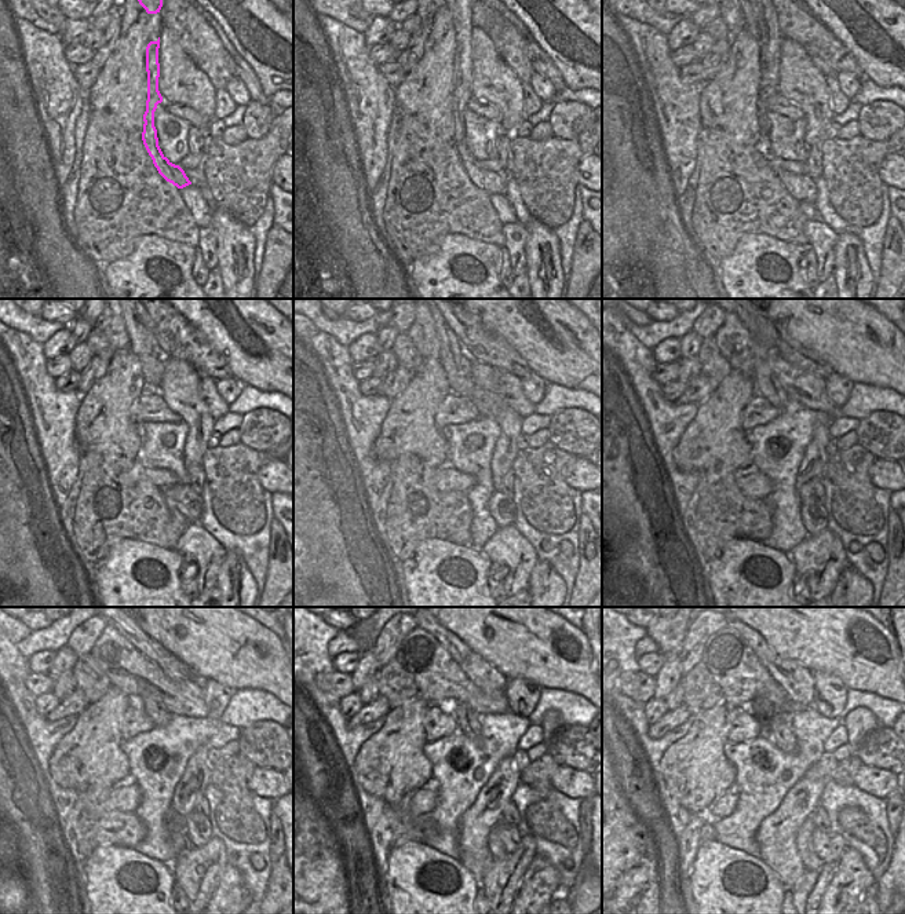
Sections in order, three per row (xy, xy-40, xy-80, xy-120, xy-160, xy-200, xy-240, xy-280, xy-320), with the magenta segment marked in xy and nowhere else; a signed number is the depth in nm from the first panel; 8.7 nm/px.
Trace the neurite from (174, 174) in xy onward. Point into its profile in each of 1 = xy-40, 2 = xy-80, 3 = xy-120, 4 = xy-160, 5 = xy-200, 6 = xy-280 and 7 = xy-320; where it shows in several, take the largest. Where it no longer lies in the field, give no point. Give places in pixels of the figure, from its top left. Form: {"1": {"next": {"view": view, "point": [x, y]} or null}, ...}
{"1": {"next": {"view": "xy-40", "point": [491, 182]}}, "2": {"next": {"view": "xy-80", "point": [770, 47]}}, "3": {"next": {"view": "xy-120", "point": [182, 497]}}, "4": {"next": {"view": "xy-160", "point": [502, 508]}}, "5": {"next": {"view": "xy-200", "point": [813, 512]}}, "6": {"next": {"view": "xy-280", "point": [508, 833]}}, "7": {"next": {"view": "xy-320", "point": [821, 844]}}}

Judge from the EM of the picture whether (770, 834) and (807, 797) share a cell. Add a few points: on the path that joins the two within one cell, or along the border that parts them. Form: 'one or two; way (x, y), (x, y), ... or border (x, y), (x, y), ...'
one; way (780, 825), (798, 807)

